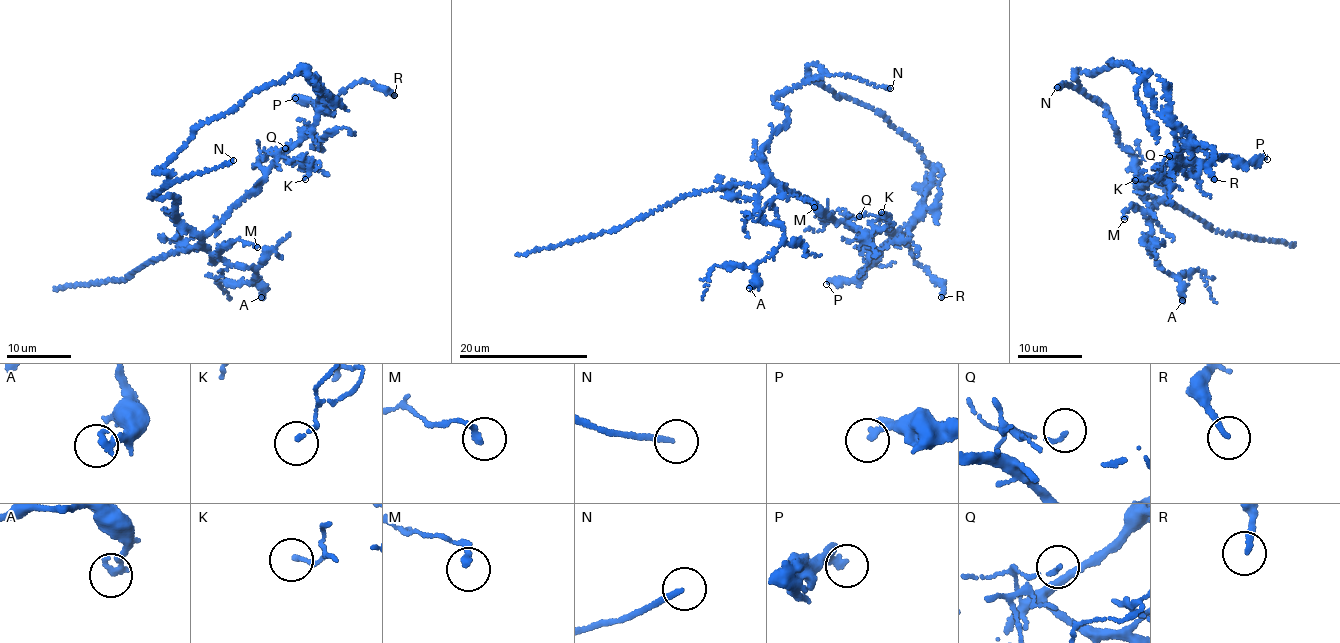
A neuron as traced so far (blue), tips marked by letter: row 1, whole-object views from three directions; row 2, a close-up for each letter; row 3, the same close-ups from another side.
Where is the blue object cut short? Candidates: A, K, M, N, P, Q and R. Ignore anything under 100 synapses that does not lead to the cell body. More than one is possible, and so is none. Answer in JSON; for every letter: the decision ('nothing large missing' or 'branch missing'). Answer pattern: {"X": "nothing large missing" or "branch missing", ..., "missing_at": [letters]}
{"A": "nothing large missing", "K": "nothing large missing", "M": "nothing large missing", "N": "branch missing", "P": "nothing large missing", "Q": "nothing large missing", "R": "nothing large missing", "missing_at": ["N"]}

